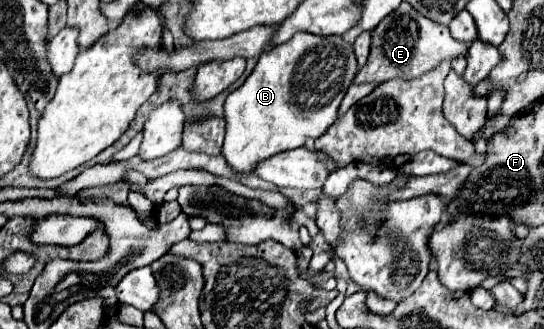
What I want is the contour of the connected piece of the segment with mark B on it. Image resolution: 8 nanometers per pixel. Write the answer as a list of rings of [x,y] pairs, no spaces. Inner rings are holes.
[[[308,32],[294,34],[292,40],[266,50],[254,72],[246,82],[228,94],[224,102],[224,120],[226,120],[226,138],[222,146],[222,156],[226,164],[240,174],[254,172],[258,162],[286,150],[294,150],[306,144],[308,138],[322,136],[336,120],[338,106],[356,76],[356,56],[352,44],[344,42],[342,36],[308,36]]]

